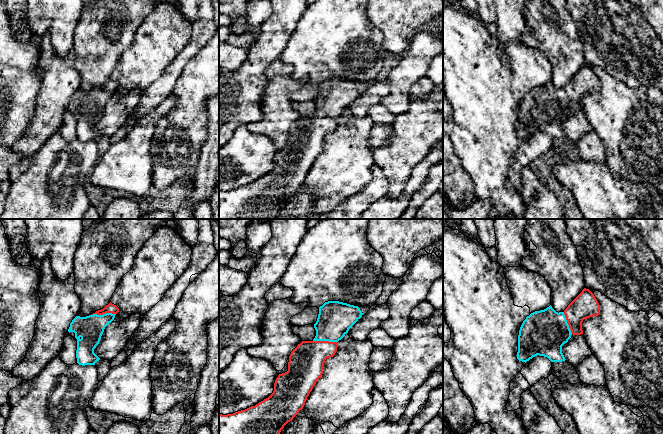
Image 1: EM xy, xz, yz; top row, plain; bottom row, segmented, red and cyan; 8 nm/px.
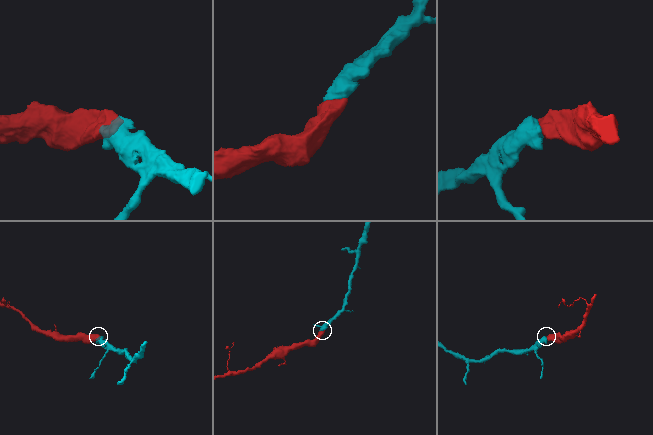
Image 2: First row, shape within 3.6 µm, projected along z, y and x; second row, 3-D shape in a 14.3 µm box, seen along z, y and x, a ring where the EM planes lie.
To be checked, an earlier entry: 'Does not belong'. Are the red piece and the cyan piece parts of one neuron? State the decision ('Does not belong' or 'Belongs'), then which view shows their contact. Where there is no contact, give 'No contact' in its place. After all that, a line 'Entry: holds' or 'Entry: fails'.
Belongs. Touches red in xy
Entry: fails

